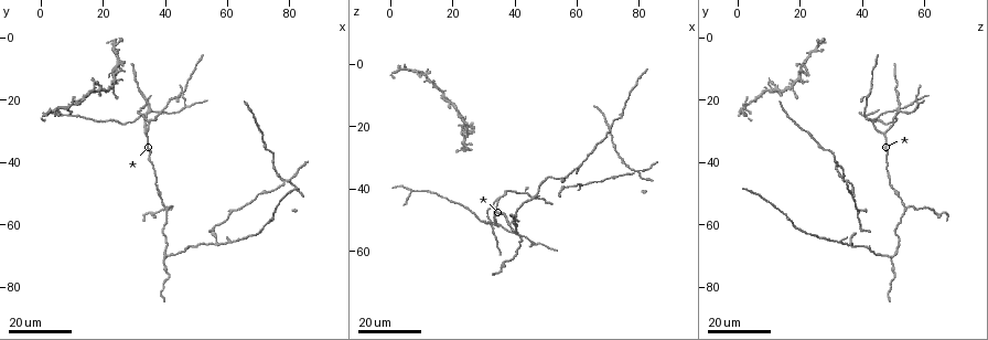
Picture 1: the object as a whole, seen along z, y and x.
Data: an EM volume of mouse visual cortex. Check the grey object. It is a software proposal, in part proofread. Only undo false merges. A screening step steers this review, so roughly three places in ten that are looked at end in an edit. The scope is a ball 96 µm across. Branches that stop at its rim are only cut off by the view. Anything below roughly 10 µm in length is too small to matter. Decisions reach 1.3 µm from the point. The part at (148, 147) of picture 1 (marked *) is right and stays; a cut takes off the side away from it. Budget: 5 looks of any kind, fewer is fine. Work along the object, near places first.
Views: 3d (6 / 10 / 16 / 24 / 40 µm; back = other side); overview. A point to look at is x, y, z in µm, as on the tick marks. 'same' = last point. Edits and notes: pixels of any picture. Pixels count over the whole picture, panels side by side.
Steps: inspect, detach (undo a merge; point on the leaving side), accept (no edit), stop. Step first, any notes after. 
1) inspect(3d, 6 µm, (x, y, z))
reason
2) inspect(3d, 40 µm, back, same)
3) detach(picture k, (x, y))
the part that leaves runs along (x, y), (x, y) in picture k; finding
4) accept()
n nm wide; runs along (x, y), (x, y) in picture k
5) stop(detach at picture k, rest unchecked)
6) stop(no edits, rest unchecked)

inspect(3d, 16 µm, (41, 55, 54))
arms part here

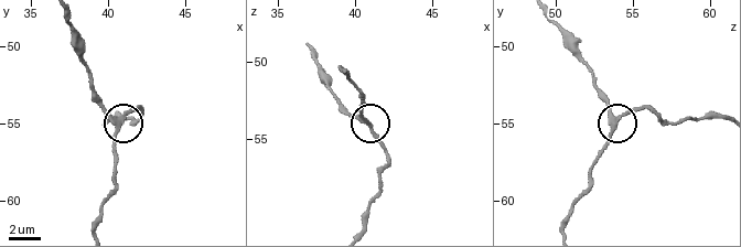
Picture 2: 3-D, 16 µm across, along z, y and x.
inspect(3d, 10 µm, (40.8, 54.4, 54.2))

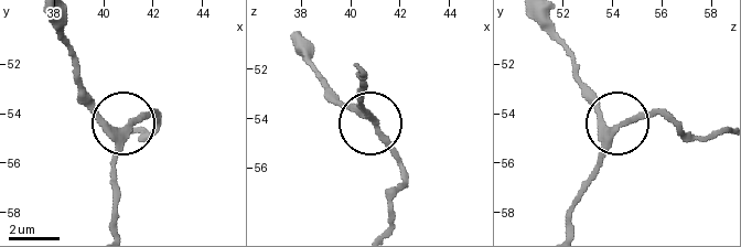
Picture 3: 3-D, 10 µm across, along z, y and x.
accept()
230 nm wide; runs along (537, 22), (568, 53), (579, 85), (607, 124), (667, 113) in picture 3; all the same neuron

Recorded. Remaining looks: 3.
inspect(3d, 24 µm, (34, 24, 51))
side arm on a straight run

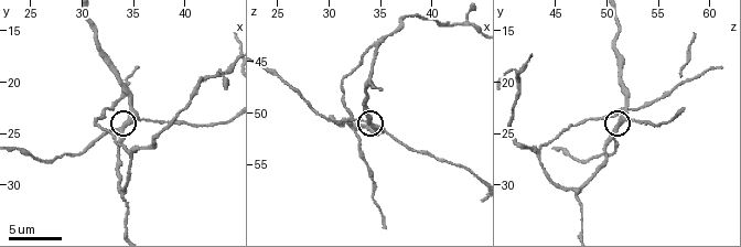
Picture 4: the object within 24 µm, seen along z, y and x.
inspect(3d, 10 µm, (33.4, 24.6, 51.0))
closer look

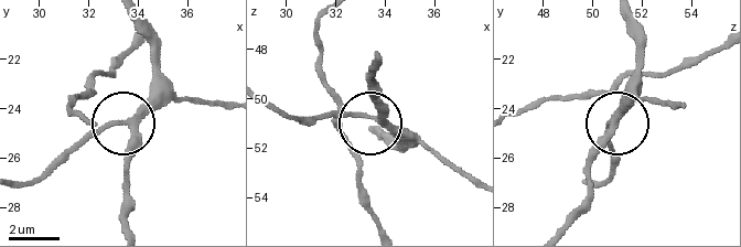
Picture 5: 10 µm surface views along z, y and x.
accept()
runs along (561, 227), (586, 195), (592, 151), (611, 126), (610, 156) in picture 5; continuous, no second neuron

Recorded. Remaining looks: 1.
inspect(3d, 10 µm, (34.4, 26.6, 43.2))

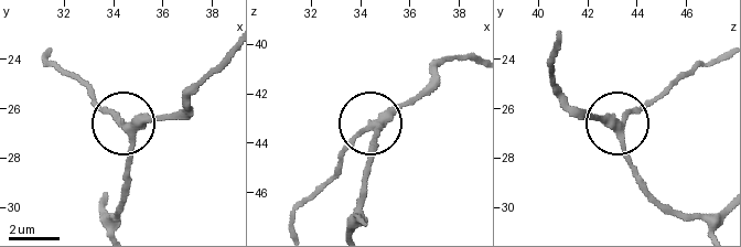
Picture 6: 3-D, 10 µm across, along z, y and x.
accept()
3 arms; runs along (111, 228), (124, 190), (130, 133), (88, 90) in picture 6; continuous, no second neuron

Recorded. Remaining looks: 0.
stop(no edits, rest unchecked)

